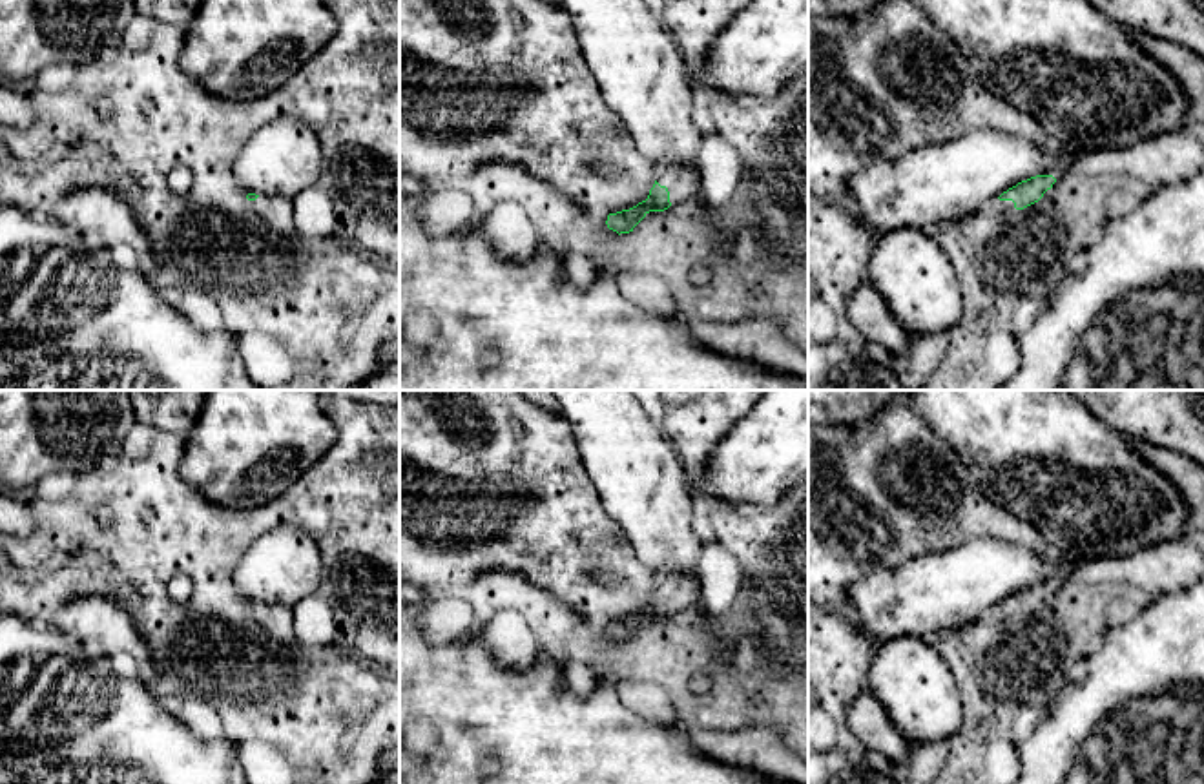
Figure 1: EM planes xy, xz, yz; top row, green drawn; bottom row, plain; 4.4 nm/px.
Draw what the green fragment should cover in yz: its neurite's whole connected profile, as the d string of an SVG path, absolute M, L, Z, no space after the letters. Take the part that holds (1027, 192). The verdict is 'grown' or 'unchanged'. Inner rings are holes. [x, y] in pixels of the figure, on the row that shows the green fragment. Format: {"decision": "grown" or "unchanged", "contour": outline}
{"decision": "grown", "contour": "M1053 175L1031 177L1003 191L992 206L1003 211L1023 210L1038 202L1043 193L1053 188L1054 182L1056 179Z"}

